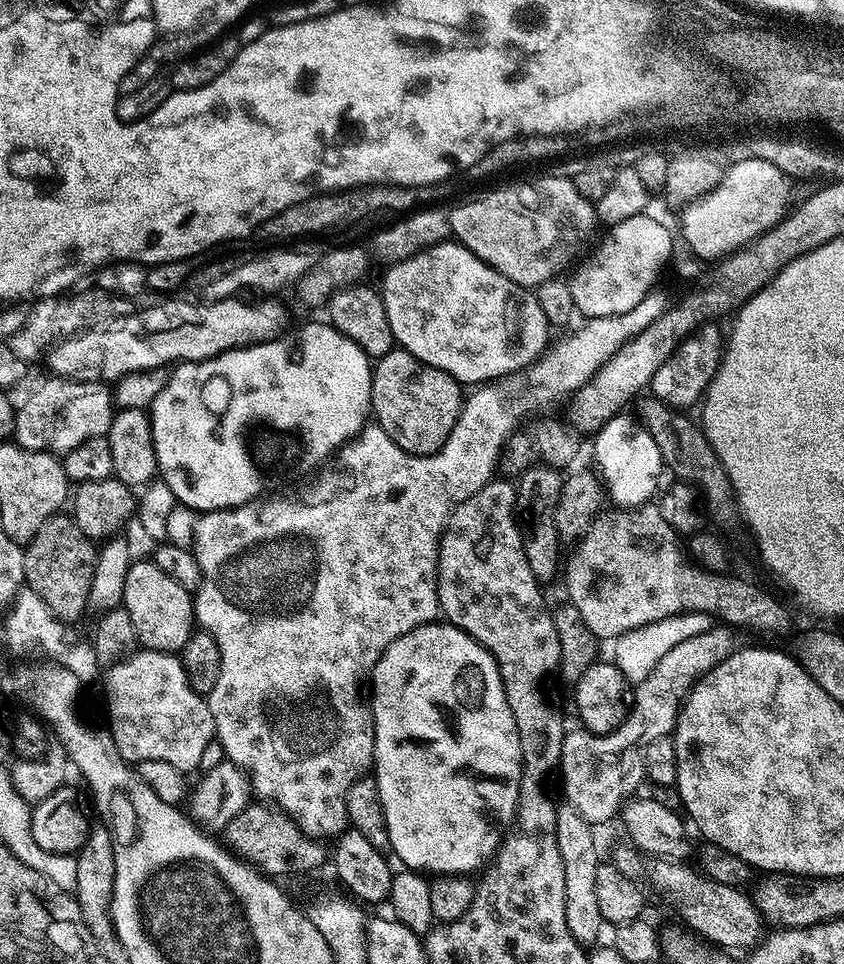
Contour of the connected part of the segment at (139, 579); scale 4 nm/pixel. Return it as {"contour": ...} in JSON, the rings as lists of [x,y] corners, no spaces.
{"contour":[[[137,559],[130,566],[122,607],[130,614],[130,622],[134,622],[137,641],[153,652],[179,653],[194,631],[193,593],[160,570],[151,559]]]}

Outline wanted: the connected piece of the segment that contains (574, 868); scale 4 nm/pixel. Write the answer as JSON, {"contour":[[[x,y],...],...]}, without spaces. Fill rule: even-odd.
{"contour":[[[567,802],[561,803],[556,809],[556,837],[558,838],[558,854],[562,854],[562,870],[566,873],[566,926],[570,930],[570,934],[576,939],[577,944],[581,946],[592,946],[597,943],[596,940],[600,936],[600,931],[606,928],[606,921],[602,918],[602,910],[598,910],[598,893],[596,887],[594,887],[596,880],[598,879],[598,866],[602,863],[602,856],[596,849],[596,836],[594,833],[593,825],[586,822],[586,818],[582,818],[582,814],[578,814],[578,810],[574,810],[574,806],[570,806]]]}

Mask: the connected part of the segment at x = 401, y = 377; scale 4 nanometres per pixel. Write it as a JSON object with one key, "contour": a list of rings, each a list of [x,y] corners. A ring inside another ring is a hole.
{"contour":[[[393,347],[391,352],[379,357],[372,370],[372,406],[371,415],[376,416],[375,423],[391,438],[403,452],[408,452],[408,412],[416,406],[428,406],[430,402],[438,402],[440,406],[462,406],[462,385],[450,374],[414,358],[414,354],[405,352],[403,348]]]}

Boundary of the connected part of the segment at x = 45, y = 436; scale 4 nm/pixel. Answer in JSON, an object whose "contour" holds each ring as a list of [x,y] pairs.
{"contour":[[[51,378],[16,411],[13,439],[26,450],[63,454],[95,436],[107,436],[114,415],[113,389],[94,380]]]}

